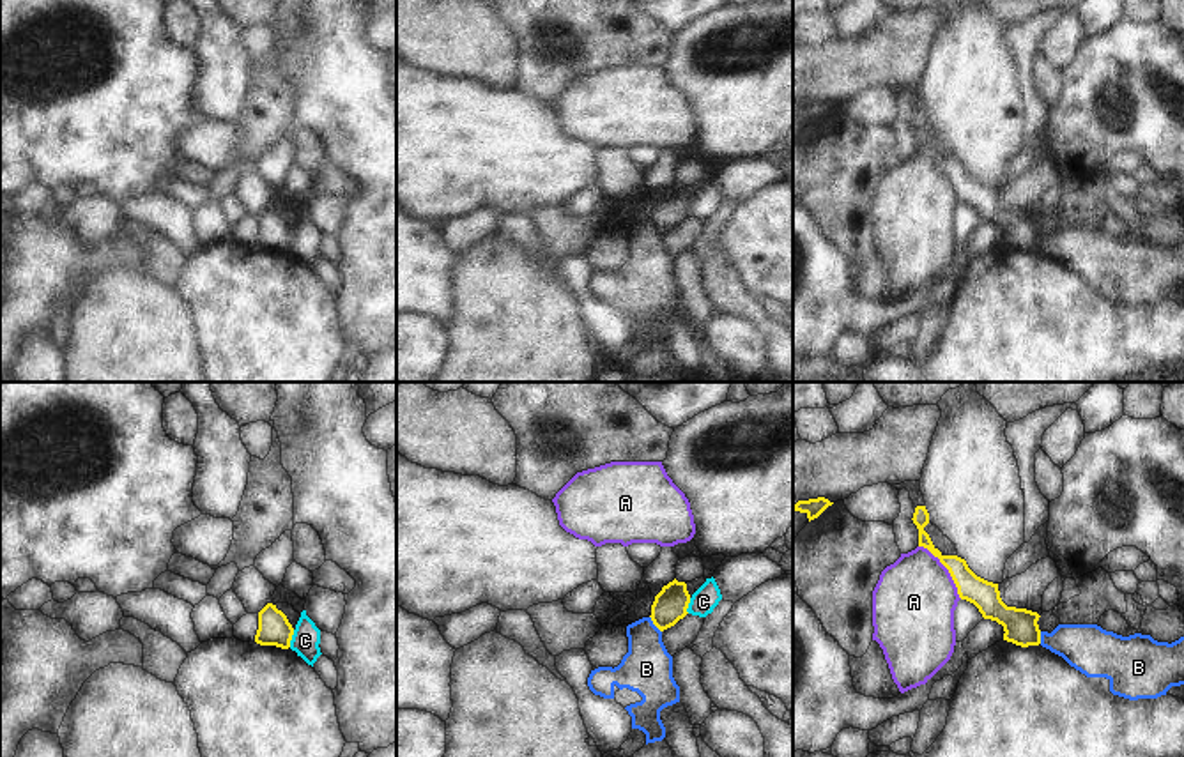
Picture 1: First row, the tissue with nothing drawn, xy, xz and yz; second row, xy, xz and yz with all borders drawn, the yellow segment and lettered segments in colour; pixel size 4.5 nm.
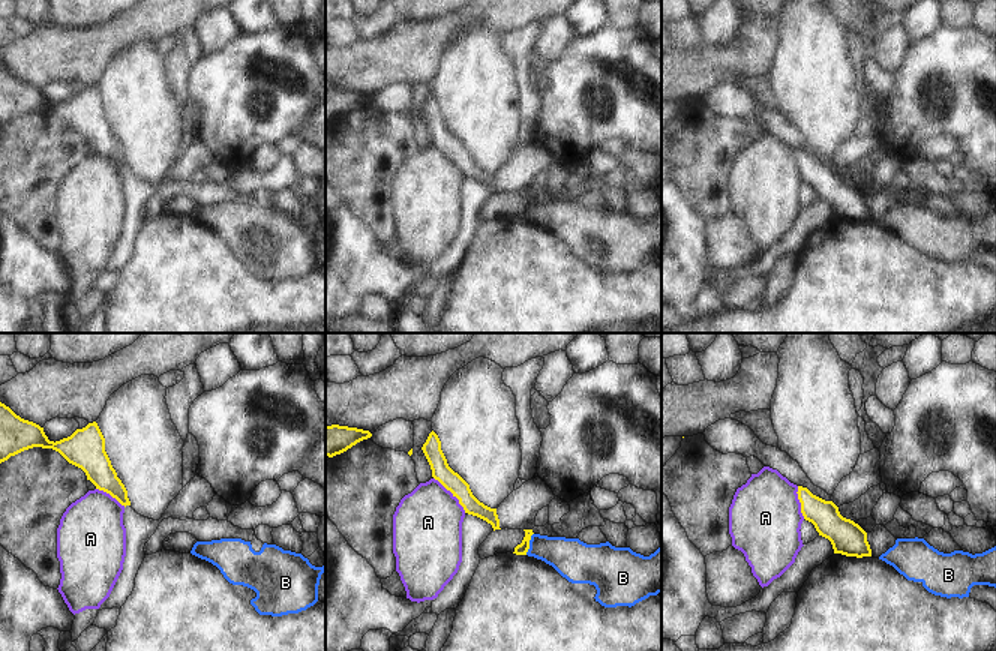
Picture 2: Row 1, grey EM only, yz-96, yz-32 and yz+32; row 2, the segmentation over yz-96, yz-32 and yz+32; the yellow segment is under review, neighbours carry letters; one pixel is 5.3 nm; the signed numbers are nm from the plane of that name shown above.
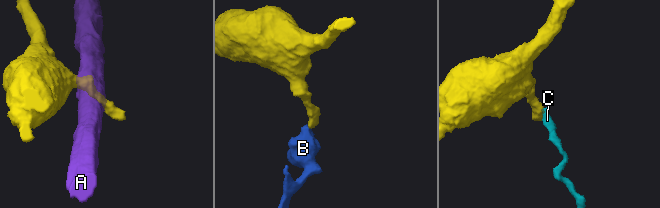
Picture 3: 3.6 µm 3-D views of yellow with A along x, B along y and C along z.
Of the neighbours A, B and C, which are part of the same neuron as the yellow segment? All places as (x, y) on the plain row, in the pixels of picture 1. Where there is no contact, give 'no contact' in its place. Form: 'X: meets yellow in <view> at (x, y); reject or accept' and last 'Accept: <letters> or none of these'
A: meets yellow in yz at (947, 172); reject
B: meets yellow in xz at (653, 227); reject
C: meets yellow in xy at (291, 243); reject
Accept: none of these

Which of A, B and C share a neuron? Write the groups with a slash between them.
A / B / C

